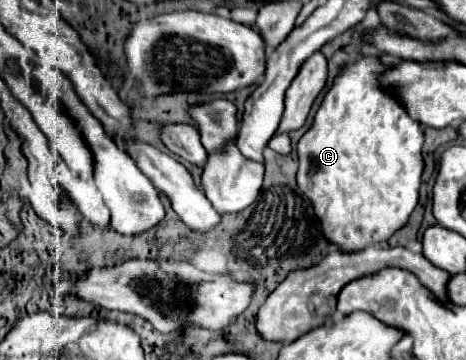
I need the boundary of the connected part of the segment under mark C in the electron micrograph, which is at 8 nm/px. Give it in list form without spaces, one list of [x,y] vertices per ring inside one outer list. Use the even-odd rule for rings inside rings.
[[[365,56],[343,66],[327,90],[313,126],[297,144],[299,194],[313,202],[323,234],[327,234],[327,238],[341,250],[361,250],[371,242],[377,244],[389,240],[389,236],[407,222],[419,202],[421,174],[425,170],[421,156],[423,128],[407,114],[399,98],[381,86],[381,76],[387,68],[389,64],[381,62],[379,56]]]

